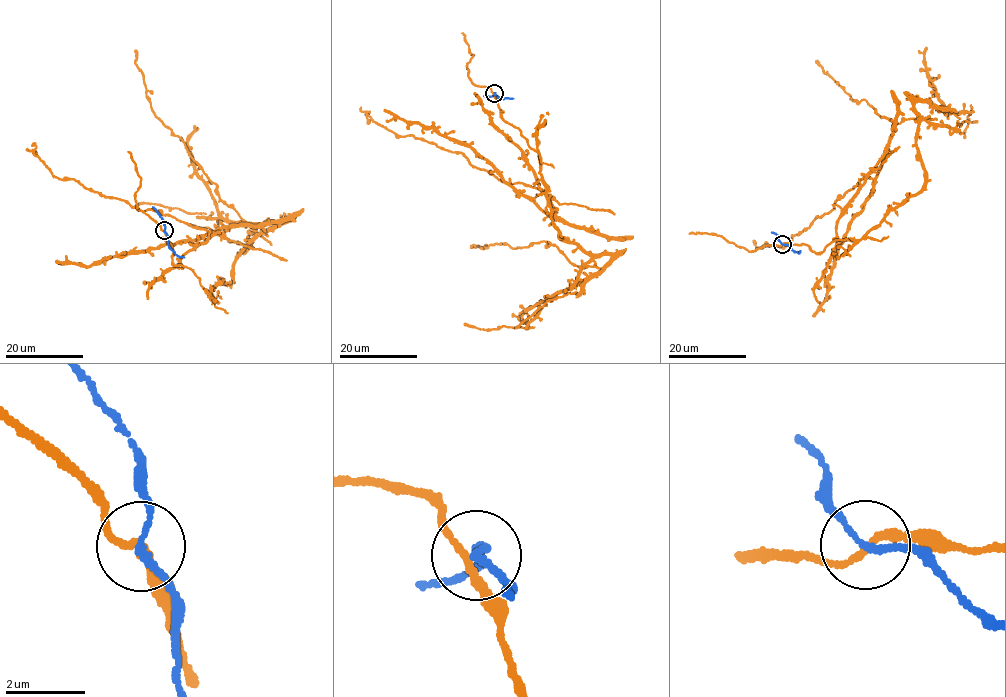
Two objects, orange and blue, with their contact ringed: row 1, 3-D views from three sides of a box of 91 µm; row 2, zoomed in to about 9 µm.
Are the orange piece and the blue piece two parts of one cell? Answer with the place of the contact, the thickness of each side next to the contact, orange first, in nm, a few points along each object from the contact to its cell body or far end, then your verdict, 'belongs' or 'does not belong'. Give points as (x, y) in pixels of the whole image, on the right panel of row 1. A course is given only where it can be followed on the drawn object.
place (782, 244); calibres 180 and 150 nm; course orange (782, 244), (820, 253), (863, 238), (924, 184), (916, 133), (929, 118), (894, 124), (816, 61); course blue (782, 244), (799, 253), (800, 250); does not belong

